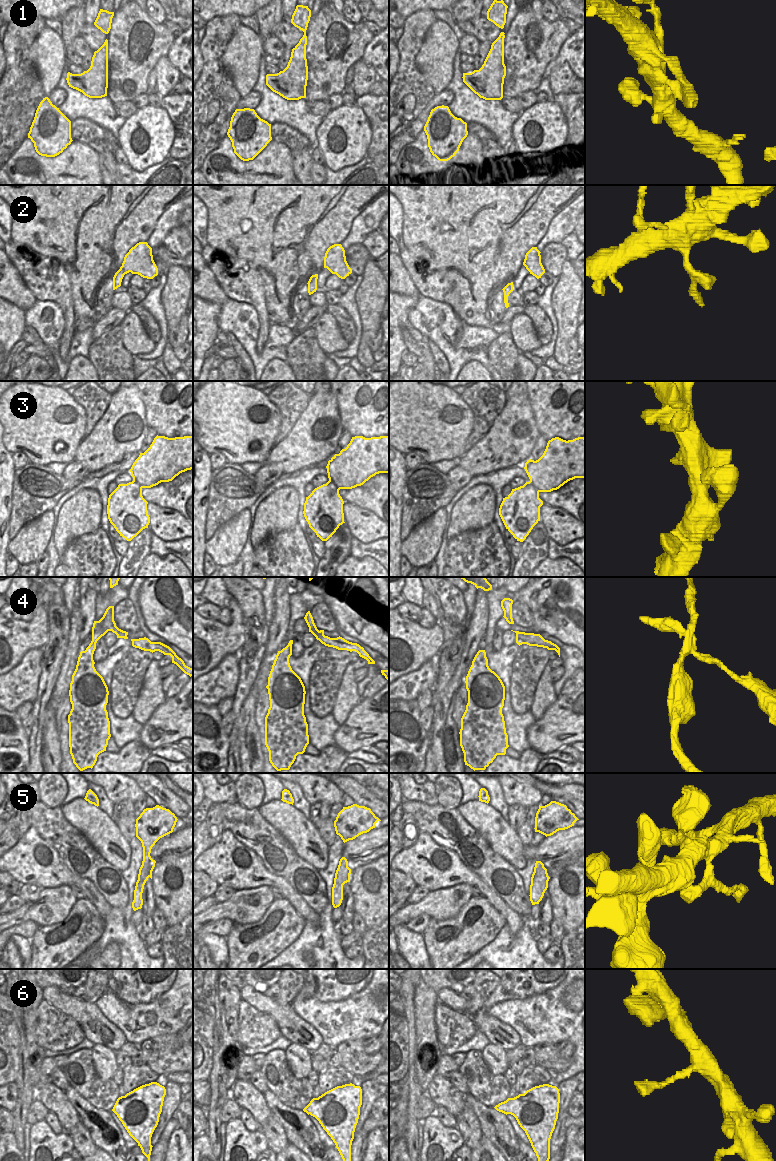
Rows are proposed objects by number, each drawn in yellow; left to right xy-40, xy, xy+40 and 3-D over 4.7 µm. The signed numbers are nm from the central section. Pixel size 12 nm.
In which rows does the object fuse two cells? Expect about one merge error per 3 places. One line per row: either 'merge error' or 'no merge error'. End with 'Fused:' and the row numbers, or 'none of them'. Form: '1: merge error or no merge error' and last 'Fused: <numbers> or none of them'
1: no merge error
2: no merge error
3: no merge error
4: merge error
5: merge error
6: no merge error
Fused: 4, 5

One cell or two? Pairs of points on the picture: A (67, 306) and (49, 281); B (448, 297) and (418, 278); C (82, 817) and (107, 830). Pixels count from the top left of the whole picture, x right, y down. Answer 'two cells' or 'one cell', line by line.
A: one cell
B: one cell
C: one cell

